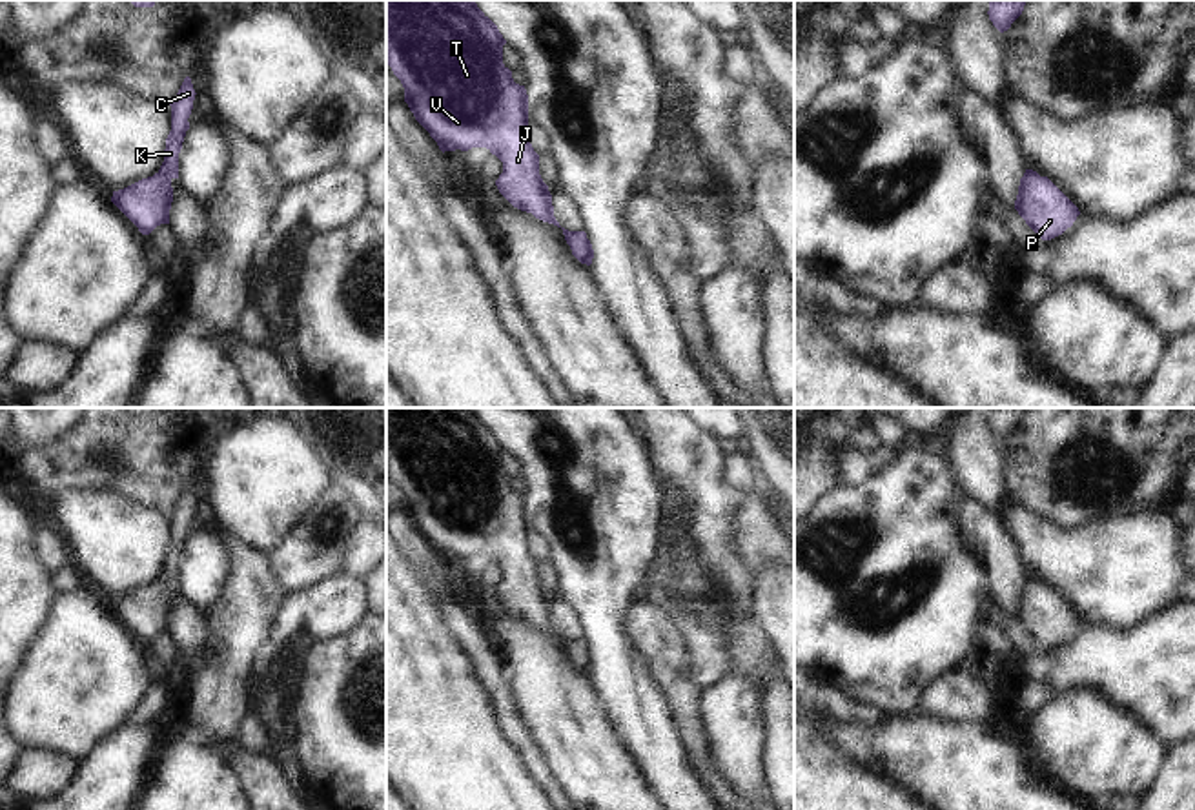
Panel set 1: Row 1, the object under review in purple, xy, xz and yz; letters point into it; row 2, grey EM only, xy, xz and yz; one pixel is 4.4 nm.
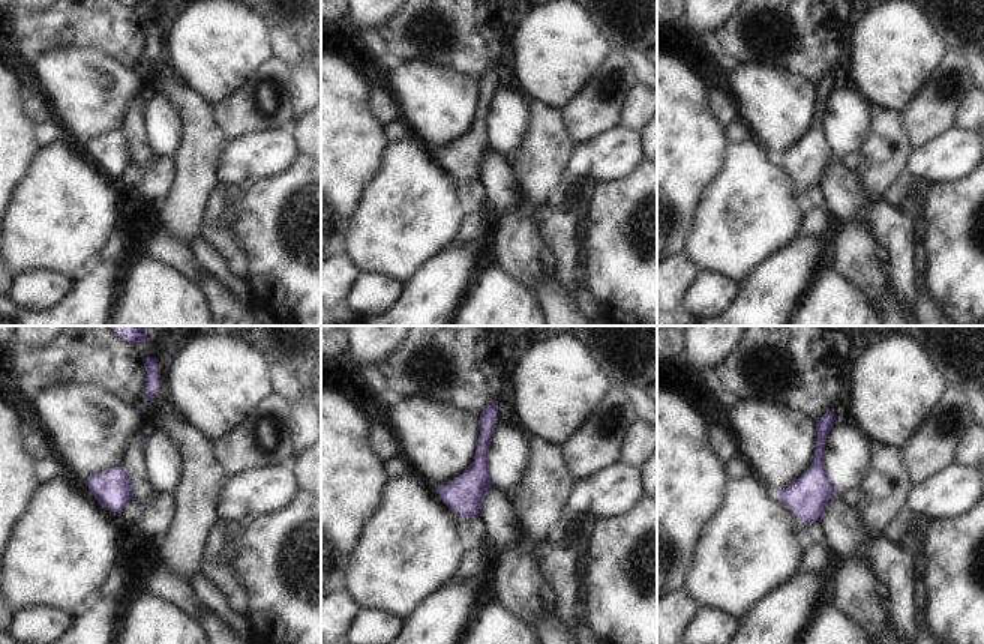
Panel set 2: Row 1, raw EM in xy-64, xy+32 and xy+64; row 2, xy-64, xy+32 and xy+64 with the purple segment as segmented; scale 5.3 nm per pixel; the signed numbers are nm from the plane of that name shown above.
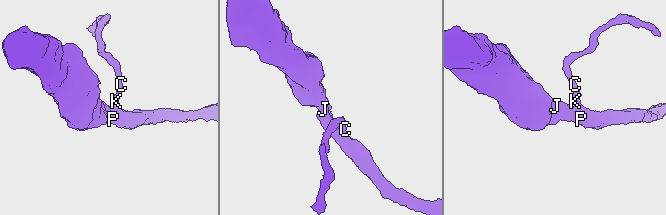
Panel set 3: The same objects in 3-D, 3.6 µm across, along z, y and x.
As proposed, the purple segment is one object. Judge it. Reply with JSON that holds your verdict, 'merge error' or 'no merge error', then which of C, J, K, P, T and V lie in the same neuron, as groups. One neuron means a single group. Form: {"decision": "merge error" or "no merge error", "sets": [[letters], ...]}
{"decision": "no merge error", "sets": [["C", "J", "K", "P", "T", "V"]]}

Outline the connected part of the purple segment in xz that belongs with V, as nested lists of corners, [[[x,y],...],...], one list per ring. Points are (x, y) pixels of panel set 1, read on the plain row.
[[[386,408],[386,471],[401,488],[404,510],[415,528],[443,561],[486,555],[503,570],[503,581],[495,588],[499,601],[514,615],[561,635],[554,624],[548,593],[539,582],[539,562],[528,548],[528,502],[525,493],[514,490],[512,479],[503,471],[505,451],[497,433],[474,408]]]

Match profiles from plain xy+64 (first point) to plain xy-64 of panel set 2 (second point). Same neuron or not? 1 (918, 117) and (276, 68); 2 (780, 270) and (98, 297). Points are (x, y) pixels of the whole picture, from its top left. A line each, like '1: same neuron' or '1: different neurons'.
1: same neuron
2: same neuron

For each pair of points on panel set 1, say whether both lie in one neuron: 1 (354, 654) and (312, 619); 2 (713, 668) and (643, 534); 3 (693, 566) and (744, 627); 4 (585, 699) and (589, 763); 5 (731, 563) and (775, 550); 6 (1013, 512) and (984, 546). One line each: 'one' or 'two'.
1: two
2: two
3: one
4: one
5: two
6: two

